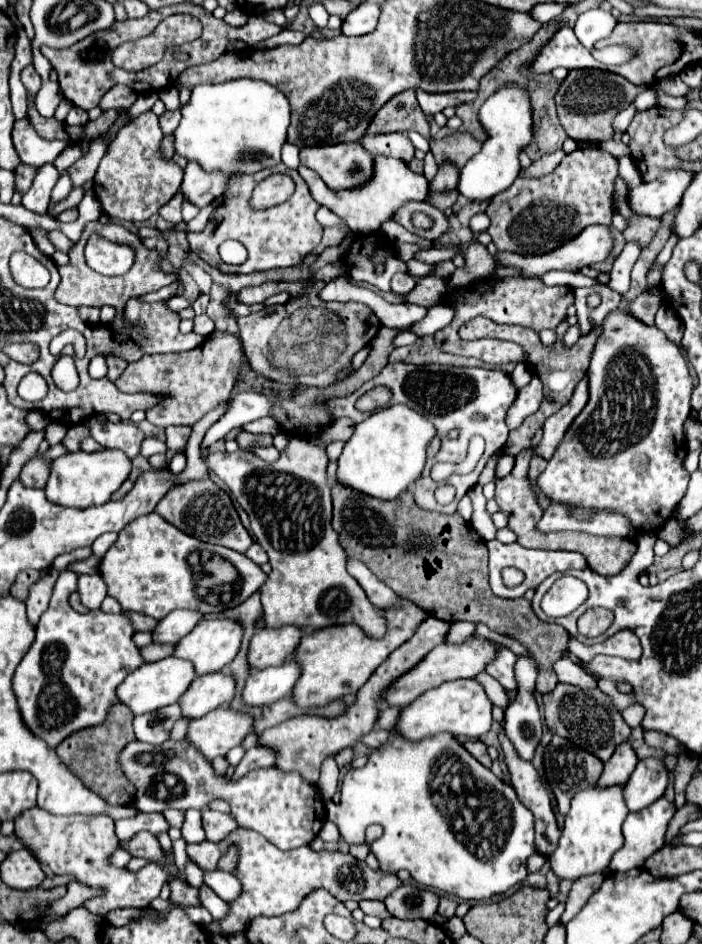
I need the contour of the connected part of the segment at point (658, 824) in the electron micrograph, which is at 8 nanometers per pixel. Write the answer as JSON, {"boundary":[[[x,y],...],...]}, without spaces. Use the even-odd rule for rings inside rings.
{"boundary":[[[659,798],[643,812],[629,814],[623,822],[625,844],[611,858],[609,868],[613,872],[641,868],[643,862],[665,844],[665,830],[673,814],[675,806],[665,798]]]}

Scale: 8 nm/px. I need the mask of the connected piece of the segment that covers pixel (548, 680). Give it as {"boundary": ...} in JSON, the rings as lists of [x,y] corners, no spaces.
{"boundary":[[[339,484],[331,490],[333,528],[349,558],[361,560],[399,596],[405,596],[439,620],[483,622],[493,632],[519,640],[541,664],[535,686],[537,692],[547,694],[557,686],[557,676],[551,666],[567,650],[569,634],[557,624],[541,622],[525,598],[505,600],[493,596],[487,580],[487,548],[469,522],[457,512],[445,516],[421,510],[413,502],[411,490],[393,502],[377,500]]]}

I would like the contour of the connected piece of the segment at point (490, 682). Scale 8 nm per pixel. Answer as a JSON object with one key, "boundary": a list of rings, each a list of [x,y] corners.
{"boundary":[[[481,672],[481,674],[475,676],[475,680],[479,680],[479,684],[483,686],[483,690],[485,690],[485,694],[489,696],[491,702],[495,702],[495,704],[501,706],[501,708],[507,708],[505,688],[501,688],[501,684],[499,684],[493,676],[489,676],[487,672]]]}

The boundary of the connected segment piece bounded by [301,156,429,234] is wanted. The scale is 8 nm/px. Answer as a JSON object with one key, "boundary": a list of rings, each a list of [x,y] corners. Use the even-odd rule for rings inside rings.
{"boundary":[[[375,156],[375,174],[367,184],[353,188],[353,190],[345,190],[345,192],[329,190],[327,184],[317,176],[317,172],[313,172],[305,166],[301,166],[301,176],[309,184],[313,198],[321,206],[327,206],[331,212],[335,212],[339,218],[343,218],[355,234],[375,234],[379,230],[379,226],[385,220],[389,220],[393,216],[393,212],[397,212],[397,208],[401,208],[401,204],[405,204],[405,200],[425,202],[427,194],[429,194],[429,182],[425,180],[423,174],[411,172],[403,160],[387,158],[387,156]]]}

